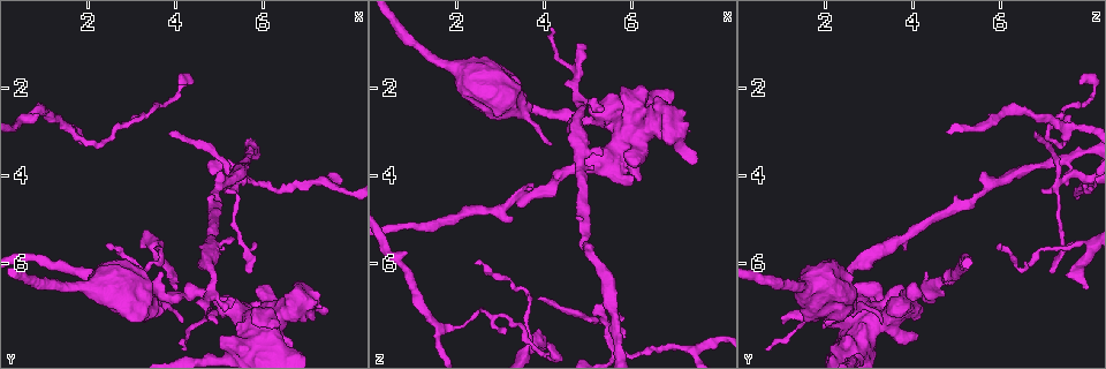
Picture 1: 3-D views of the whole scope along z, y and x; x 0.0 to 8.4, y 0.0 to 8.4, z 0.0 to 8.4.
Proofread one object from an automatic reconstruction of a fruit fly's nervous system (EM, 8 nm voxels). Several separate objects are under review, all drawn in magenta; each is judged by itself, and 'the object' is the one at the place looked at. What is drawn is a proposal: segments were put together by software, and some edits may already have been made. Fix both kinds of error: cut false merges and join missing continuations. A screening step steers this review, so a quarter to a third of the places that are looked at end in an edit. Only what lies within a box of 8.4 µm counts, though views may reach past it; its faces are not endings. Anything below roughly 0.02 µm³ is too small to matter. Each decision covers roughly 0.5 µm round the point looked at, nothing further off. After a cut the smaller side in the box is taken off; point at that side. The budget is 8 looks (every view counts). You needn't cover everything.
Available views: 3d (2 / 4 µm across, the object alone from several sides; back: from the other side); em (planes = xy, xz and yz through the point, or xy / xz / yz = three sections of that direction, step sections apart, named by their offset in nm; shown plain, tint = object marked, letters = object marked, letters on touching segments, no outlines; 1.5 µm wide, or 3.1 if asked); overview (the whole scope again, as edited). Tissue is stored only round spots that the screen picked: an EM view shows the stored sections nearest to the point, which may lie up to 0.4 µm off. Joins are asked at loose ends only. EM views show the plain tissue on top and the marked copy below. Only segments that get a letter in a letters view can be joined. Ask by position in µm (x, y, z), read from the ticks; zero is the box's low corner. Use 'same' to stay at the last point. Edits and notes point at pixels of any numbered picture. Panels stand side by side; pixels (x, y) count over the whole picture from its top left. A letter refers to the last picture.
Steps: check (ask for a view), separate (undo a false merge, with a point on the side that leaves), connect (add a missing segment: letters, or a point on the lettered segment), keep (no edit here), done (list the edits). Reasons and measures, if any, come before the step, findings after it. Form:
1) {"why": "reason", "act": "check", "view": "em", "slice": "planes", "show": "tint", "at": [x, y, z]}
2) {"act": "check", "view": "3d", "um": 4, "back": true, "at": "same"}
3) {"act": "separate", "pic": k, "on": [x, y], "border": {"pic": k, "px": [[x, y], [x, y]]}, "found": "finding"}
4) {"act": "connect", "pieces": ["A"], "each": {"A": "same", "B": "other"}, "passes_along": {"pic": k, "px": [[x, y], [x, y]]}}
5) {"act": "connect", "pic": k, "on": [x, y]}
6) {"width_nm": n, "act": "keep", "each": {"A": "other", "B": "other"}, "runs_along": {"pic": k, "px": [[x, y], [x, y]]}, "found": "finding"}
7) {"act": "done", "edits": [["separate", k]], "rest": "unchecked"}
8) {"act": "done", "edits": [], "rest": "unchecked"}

{"why": "an open end", "act": "check", "view": "em", "slice": "xy", "step": 8, "show": "letters", "at": [4.10, 1.90, 7.85]}

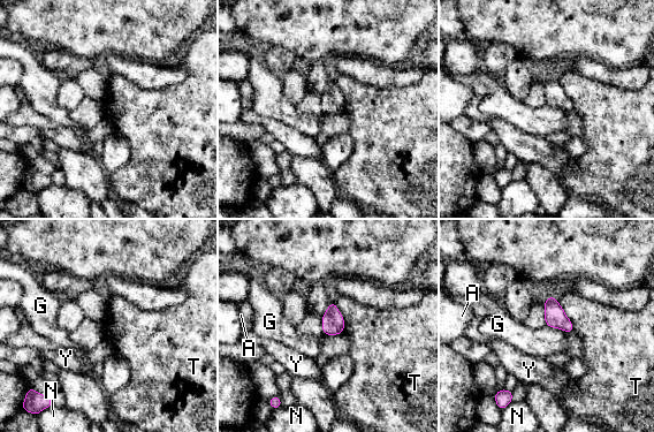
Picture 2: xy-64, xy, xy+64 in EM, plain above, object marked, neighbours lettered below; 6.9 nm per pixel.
{"why": "cut it another way", "act": "check", "view": "em", "slice": "planes", "show": "letters", "at": "same"}

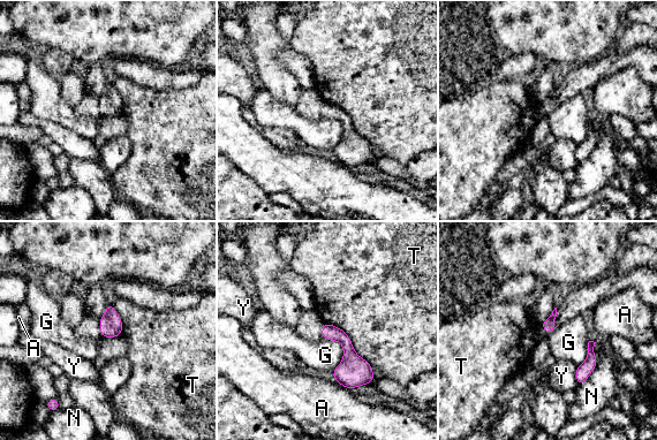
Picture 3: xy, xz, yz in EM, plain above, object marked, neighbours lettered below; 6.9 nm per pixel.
{"act": "keep", "each": {"A": "other", "G": "other", "N": "other", "T": "other", "Y": "other"}, "border": {"pic": 3, "px": [[322, 336], [342, 349], [331, 371]]}, "found": "none of them fits"}

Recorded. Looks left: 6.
{"why": "arms run side by side", "act": "check", "view": "3d", "um": 2, "back": true, "at": [5.60, 3.90, 7.55]}

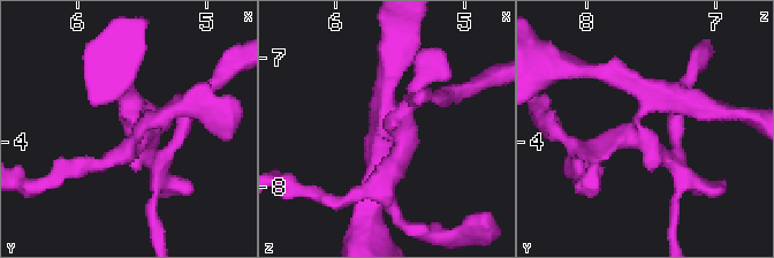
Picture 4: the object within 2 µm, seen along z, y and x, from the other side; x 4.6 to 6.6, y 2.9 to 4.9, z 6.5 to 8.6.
{"why": "need the tissue", "act": "check", "view": "em", "slice": "xy", "step": 4, "show": "tint", "at": [5.56, 3.86, 7.56]}

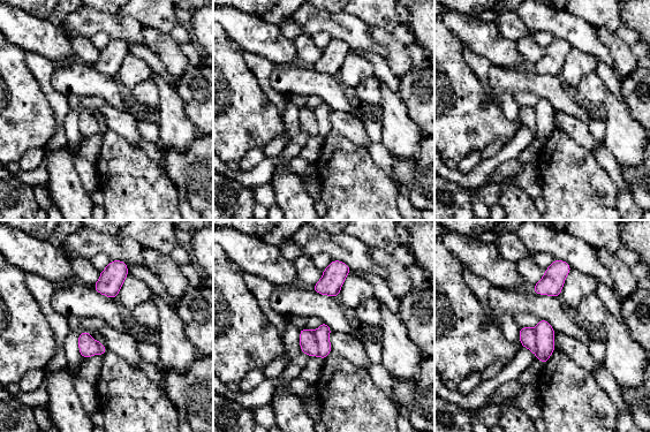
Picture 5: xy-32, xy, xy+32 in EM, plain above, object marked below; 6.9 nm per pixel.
{"why": "cut it another way", "act": "check", "view": "em", "slice": "planes", "show": "letters", "at": "same"}

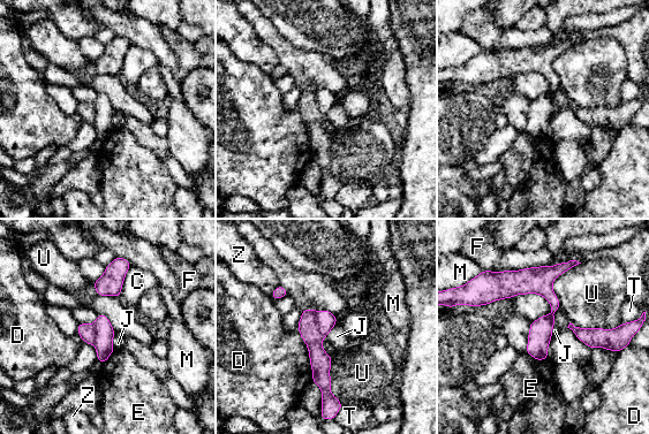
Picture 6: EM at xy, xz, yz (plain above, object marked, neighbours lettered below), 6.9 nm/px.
{"act": "separate", "pic": 6, "on": [319, 360], "each": {"C": "other", "D": "other", "E": "other", "F": "other", "J": "other", "M": "other", "T": "other", "U": "other", "Z": "other"}, "border": {"pic": 6, "px": [[315, 312], [317, 329], [324, 337]]}, "found": "two neurons meet here"}

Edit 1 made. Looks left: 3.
{"why": "thin end", "act": "check", "view": "em", "slice": "planes", "show": "letters", "at": [4.95, 7.40, 1.05]}

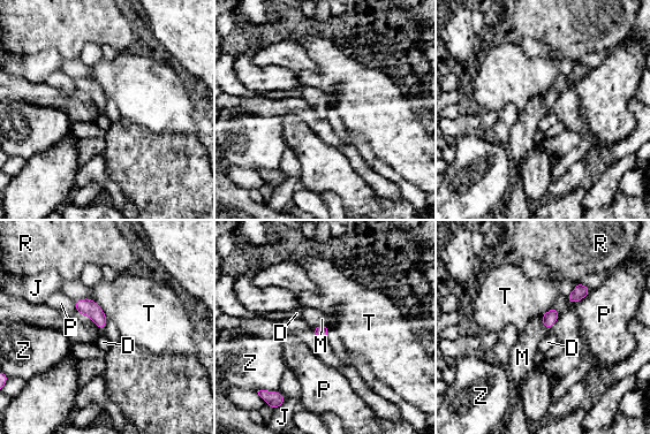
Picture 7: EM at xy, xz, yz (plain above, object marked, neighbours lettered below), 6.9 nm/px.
{"act": "connect", "pieces": ["M"], "each": {"D": "other", "J": "other", "M": "same", "P": "other", "R": "other", "T": "other", "Z": "other"}, "passes_along": {"pic": 7, "px": [[320, 332], [319, 326], [315, 318]]}, "found": "it goes on there"}

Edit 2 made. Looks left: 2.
{"act": "done", "edits": [["separate", 6], ["connect", 7]], "rest": "unchecked"}

